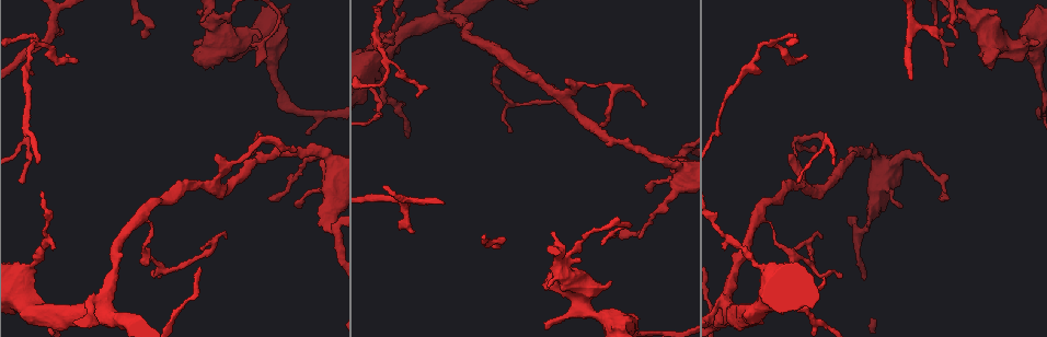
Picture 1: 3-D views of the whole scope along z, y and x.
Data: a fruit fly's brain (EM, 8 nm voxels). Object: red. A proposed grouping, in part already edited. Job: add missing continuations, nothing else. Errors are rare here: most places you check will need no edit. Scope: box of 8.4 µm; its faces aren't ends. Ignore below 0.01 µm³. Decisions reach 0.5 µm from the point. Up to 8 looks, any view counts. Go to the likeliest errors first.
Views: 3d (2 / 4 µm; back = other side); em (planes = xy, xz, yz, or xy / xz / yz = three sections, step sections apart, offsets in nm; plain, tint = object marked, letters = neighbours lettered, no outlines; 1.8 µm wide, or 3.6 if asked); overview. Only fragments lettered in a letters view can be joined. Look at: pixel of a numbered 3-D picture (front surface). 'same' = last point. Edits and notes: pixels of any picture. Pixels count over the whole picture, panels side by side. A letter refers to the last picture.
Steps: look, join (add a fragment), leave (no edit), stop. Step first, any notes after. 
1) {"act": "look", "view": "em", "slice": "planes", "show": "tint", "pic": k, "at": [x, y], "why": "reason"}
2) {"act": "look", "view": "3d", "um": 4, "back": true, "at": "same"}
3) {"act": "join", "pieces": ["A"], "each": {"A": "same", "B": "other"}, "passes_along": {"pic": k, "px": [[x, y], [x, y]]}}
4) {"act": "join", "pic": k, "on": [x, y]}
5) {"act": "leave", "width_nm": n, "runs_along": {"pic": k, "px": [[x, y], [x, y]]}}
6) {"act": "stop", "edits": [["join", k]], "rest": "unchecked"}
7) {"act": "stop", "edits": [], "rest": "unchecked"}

{"act": "look", "view": "em", "slice": "yz", "step": 16, "show": "tint", "pic": 1, "at": [414, 232], "why": "thin end"}

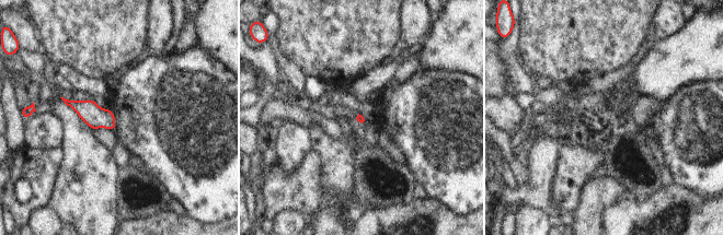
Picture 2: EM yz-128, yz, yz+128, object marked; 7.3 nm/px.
{"act": "look", "view": "em", "slice": "planes", "show": "letters", "at": "same", "why": "cut it another way"}

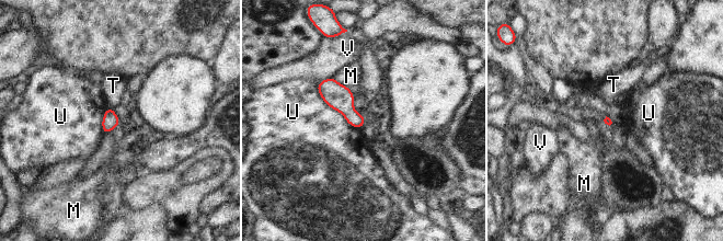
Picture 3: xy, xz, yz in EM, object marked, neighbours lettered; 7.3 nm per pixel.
{"act": "leave", "longest_contact_nm": ["U", 460], "each": {"M": "other", "T": "other", "U": "other", "V": "other"}, "border": {"pic": 3, "px": [[319, 81], [322, 100], [359, 128]]}, "found": "no lettered fragment goes on from it"}

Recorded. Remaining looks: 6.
{"act": "look", "view": "em", "slice": "planes", "show": "tint", "pic": 1, "at": [214, 68], "why": "stops while still wide"}

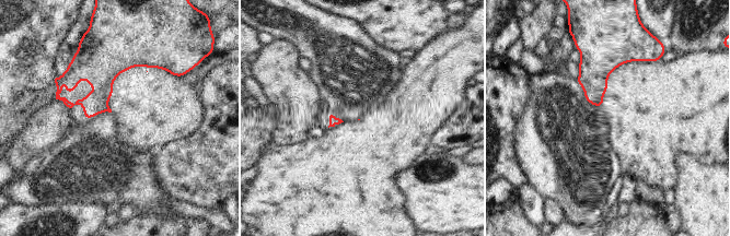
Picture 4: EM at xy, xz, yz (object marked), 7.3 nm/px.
{"act": "look", "view": "em", "slice": "planes", "show": "letters", "at": "same"}

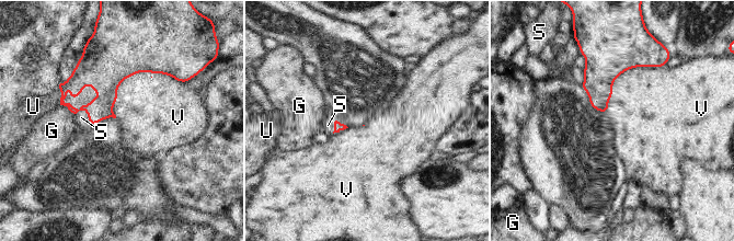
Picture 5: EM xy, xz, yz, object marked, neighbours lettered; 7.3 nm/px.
{"act": "leave", "each": {"G": "other", "S": "other", "U": "other", "V": "other"}, "runs_along": {"pic": 5, "px": [[159, 69], [90, 73], [64, 94]]}, "found": "no lettered fragment goes on from it"}

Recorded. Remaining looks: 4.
{"act": "look", "view": "3d", "um": 2, "pic": 1, "at": [769, 42], "why": "branch point"}

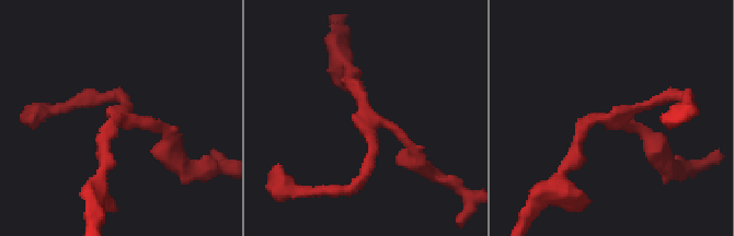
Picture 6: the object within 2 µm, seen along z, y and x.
{"act": "look", "view": "em", "slice": "planes", "show": "tint", "pic": 6, "at": [620, 121]}

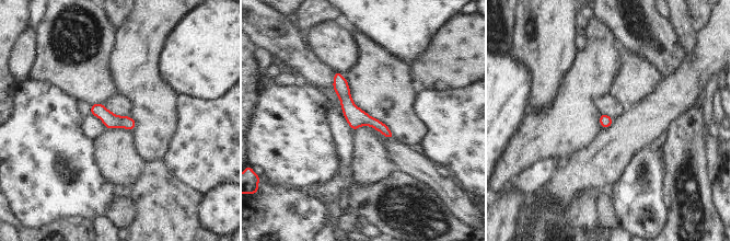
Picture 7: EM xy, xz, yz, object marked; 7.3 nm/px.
{"act": "look", "view": "em", "slice": "planes", "show": "letters", "at": "same", "why": "what lies round it"}

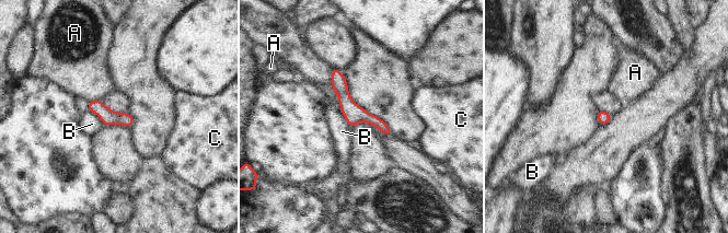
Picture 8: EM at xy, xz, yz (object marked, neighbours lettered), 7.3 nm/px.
{"act": "leave", "longest_contact_nm": ["B", 280], "each": {"A": "other", "B": "other", "C": "other"}, "runs_along": {"pic": 8, "px": [[334, 71], [344, 98], [388, 131]]}, "found": "no lettered fragment goes on from it"}

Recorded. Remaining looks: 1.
{"act": "stop", "edits": [], "rest": "unchecked"}

